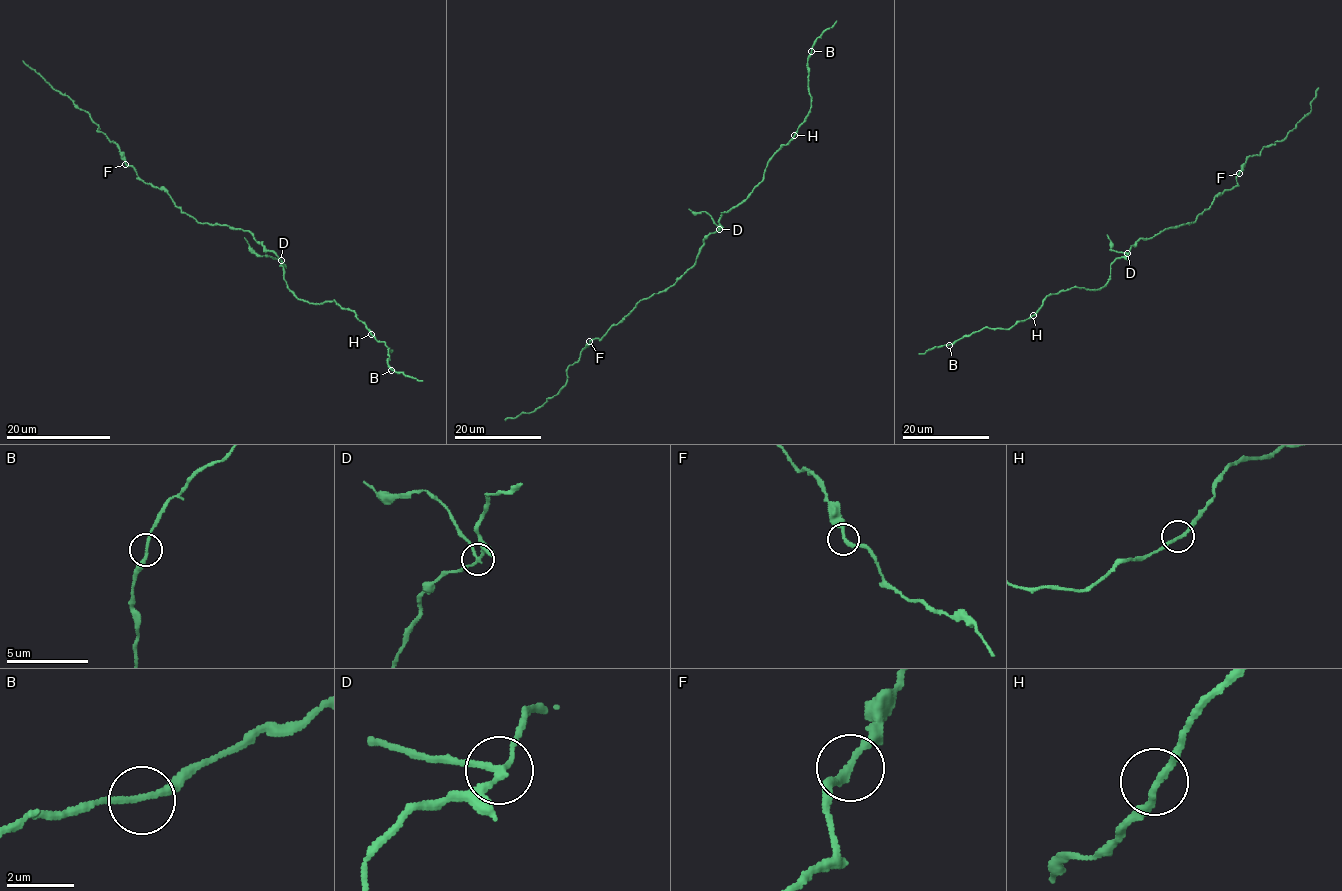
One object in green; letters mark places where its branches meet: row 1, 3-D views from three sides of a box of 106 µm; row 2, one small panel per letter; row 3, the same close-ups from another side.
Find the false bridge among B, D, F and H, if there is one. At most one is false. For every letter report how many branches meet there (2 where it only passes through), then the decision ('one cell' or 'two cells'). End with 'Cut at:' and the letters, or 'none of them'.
B: 2 branches meet; one cell
D: 3 branches meet; two cells
F: 2 branches meet; one cell
H: 2 branches meet; one cell
Cut at: D

